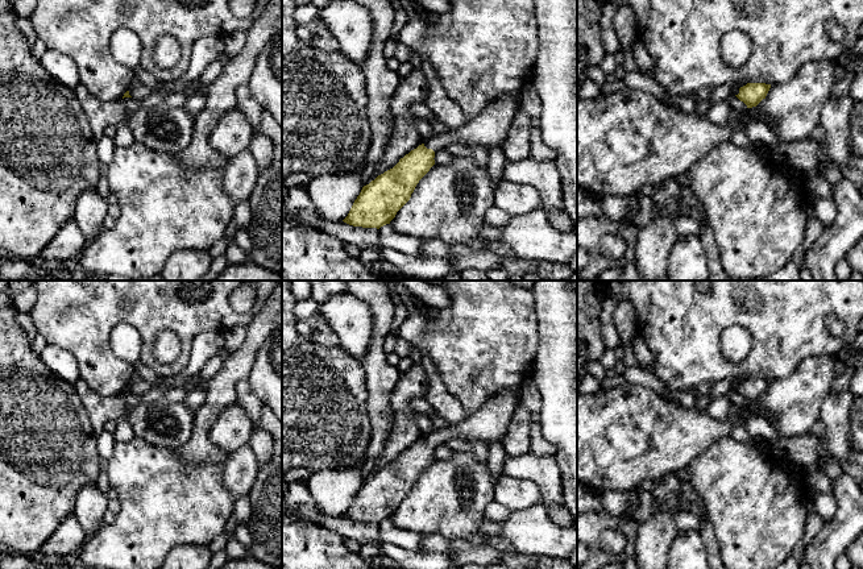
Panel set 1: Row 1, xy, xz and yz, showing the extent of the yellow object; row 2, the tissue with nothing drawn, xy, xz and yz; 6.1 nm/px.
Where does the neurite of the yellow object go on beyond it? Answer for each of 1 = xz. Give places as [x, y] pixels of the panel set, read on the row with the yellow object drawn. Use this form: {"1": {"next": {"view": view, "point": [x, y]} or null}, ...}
{"1": {"next": {"view": "xz", "point": [490, 127]}}}

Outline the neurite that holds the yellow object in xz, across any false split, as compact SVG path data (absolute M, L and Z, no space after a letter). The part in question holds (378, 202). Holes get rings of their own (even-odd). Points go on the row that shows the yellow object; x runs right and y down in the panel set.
M502 96L487 104L466 122L411 150L390 170L364 186L344 223L353 227L377 228L390 224L410 200L419 180L435 165L435 153L449 144L501 145L519 111L519 97Z

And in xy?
M137 84L136 87L130 87L123 96L124 97L132 97L134 100L144 100L146 97L149 97L155 90L146 87L144 84Z

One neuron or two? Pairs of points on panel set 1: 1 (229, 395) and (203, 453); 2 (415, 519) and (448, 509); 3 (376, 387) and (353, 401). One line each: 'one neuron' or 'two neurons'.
1: one neuron
2: one neuron
3: two neurons

